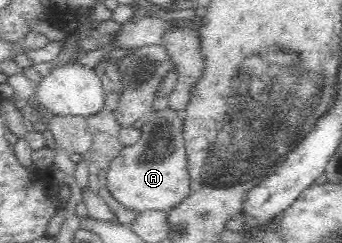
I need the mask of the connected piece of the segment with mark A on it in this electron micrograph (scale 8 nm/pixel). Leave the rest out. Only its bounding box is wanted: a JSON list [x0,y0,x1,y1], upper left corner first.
[107,106,191,211]

